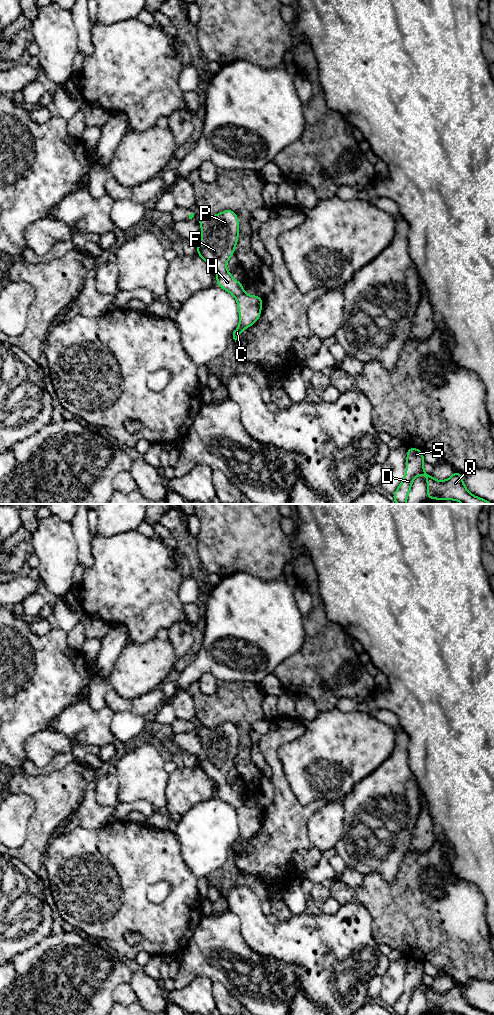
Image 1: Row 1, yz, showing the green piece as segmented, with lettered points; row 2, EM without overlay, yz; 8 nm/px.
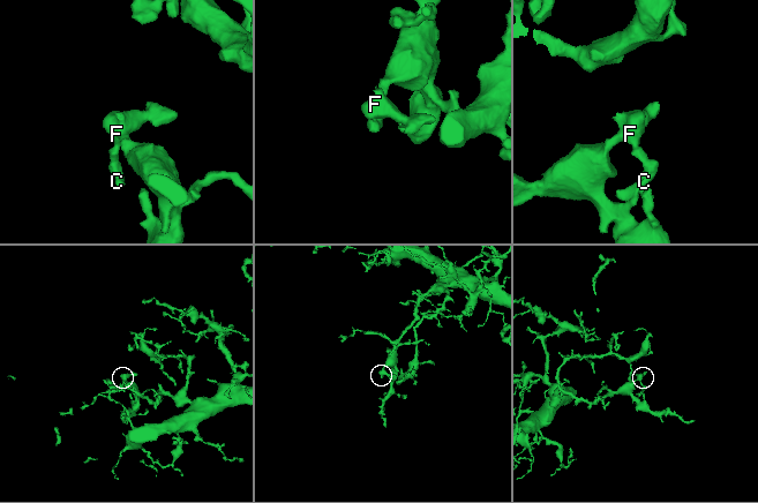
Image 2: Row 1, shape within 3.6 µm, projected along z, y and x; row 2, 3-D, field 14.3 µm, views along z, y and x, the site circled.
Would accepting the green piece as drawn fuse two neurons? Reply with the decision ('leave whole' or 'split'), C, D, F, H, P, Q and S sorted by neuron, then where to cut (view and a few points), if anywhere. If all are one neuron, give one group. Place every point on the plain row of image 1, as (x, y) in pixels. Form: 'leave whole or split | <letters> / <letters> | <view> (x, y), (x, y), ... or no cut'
leave whole | C D F H P Q S | no cut

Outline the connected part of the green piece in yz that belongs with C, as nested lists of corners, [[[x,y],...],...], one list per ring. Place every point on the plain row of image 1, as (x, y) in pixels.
[[[230,721],[225,722],[213,728],[201,726],[199,730],[202,749],[197,758],[197,767],[200,767],[206,775],[214,780],[217,785],[216,797],[231,805],[237,812],[240,835],[233,844],[233,851],[238,851],[241,844],[256,835],[261,828],[263,812],[258,807],[250,808],[243,802],[243,796],[233,790],[230,784],[226,782],[226,777],[231,768],[234,767],[234,761],[239,748],[239,731],[236,725]]]

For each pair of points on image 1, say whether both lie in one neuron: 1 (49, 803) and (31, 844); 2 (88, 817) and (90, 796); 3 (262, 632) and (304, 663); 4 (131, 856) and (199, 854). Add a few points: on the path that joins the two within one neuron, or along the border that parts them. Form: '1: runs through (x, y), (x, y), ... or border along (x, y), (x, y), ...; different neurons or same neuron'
1: runs through (49, 813), (40, 827), (39, 834); same neuron
2: runs through (90, 812), (90, 801); same neuron
3: border along (304, 634), (303, 645), (274, 669); different neurons
4: border along (173, 833), (179, 846), (182, 861), (195, 875); different neurons

